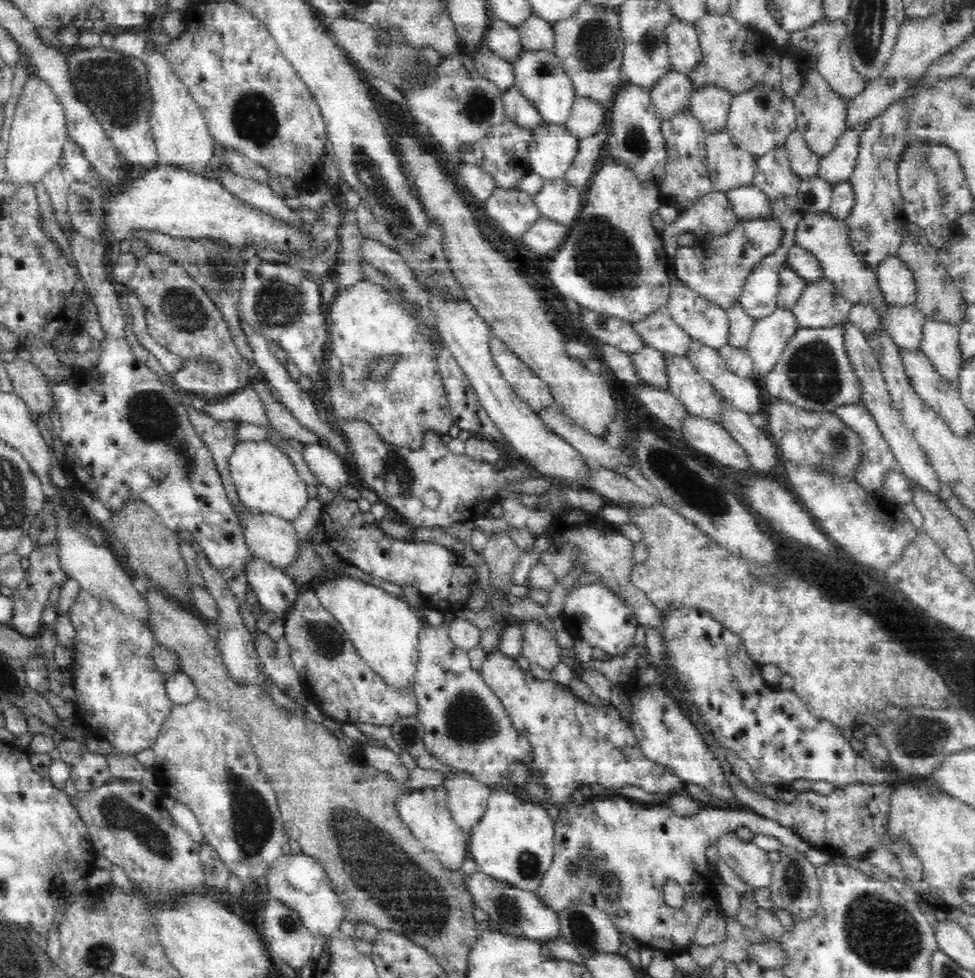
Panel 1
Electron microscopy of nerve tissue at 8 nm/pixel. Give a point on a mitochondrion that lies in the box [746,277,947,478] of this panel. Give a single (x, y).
(813, 370)

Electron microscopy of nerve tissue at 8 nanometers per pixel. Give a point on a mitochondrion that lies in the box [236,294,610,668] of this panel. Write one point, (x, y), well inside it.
(326, 641)

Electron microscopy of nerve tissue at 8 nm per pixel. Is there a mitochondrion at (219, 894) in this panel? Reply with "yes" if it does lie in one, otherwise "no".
no

